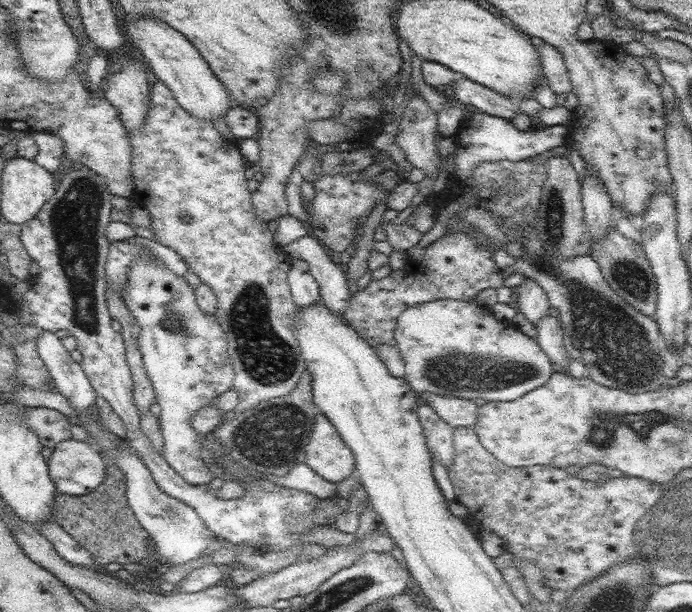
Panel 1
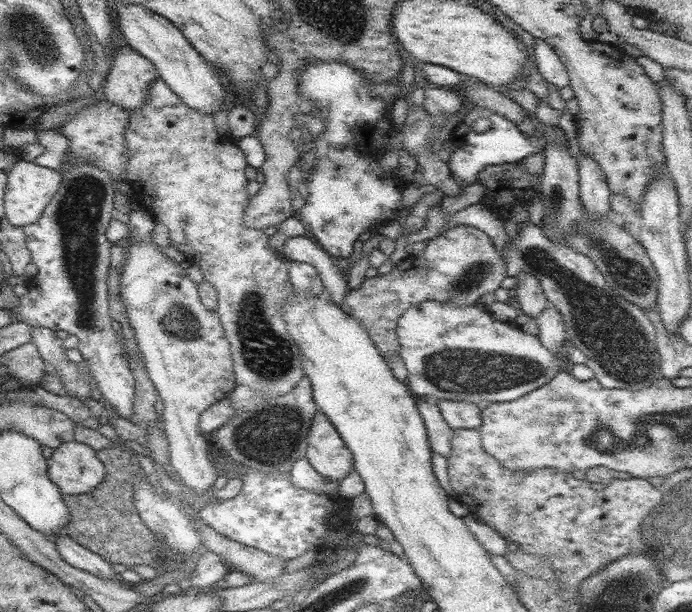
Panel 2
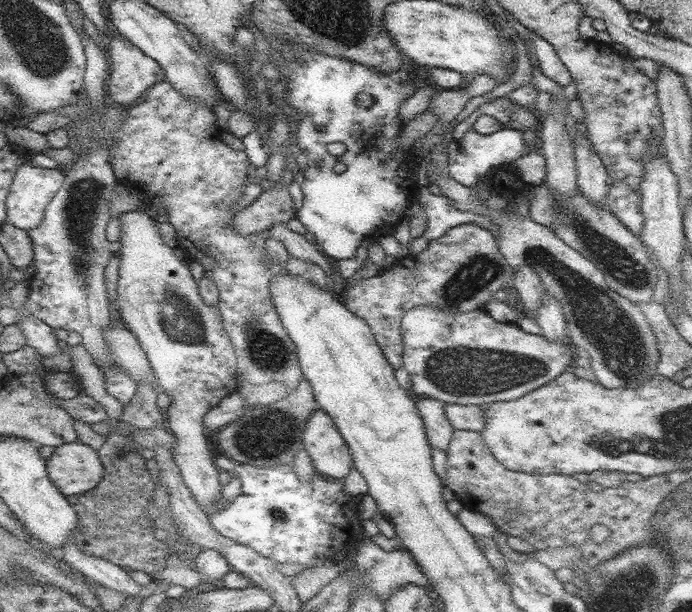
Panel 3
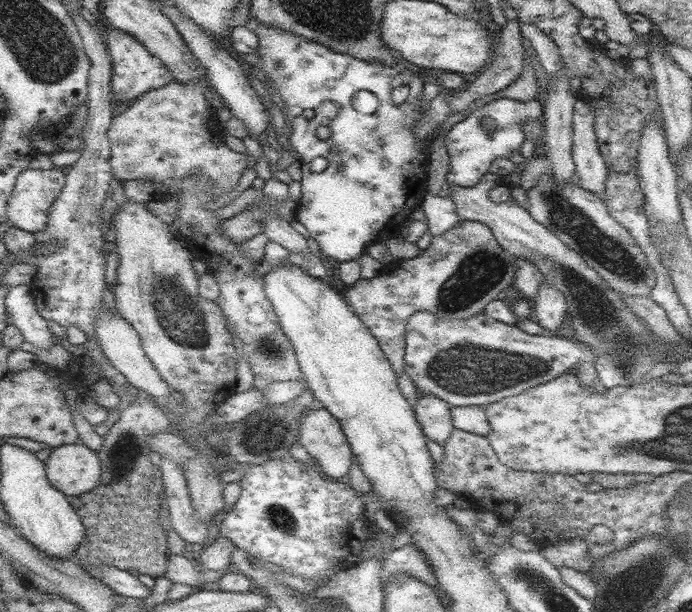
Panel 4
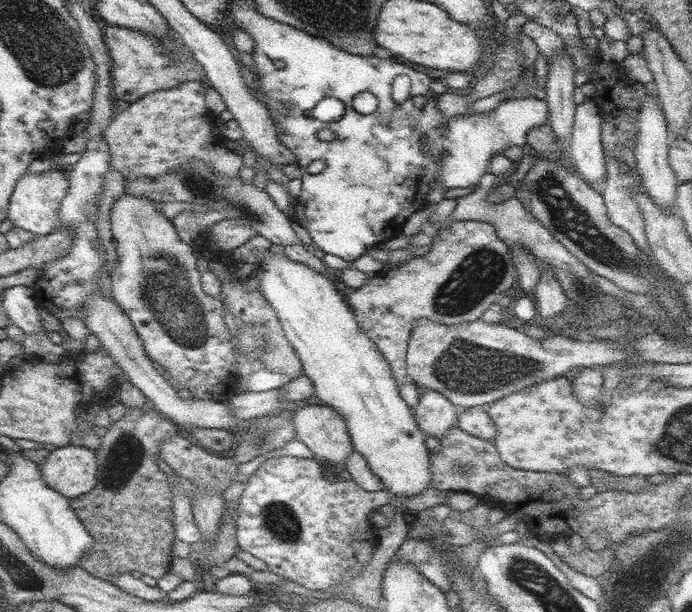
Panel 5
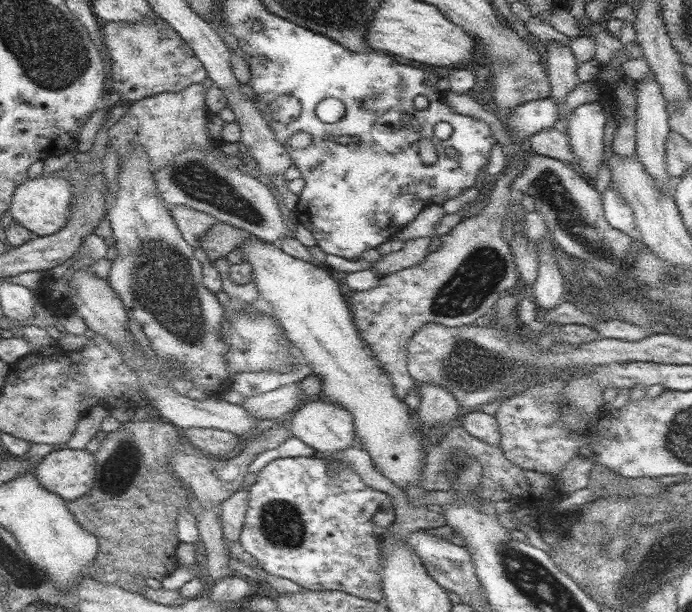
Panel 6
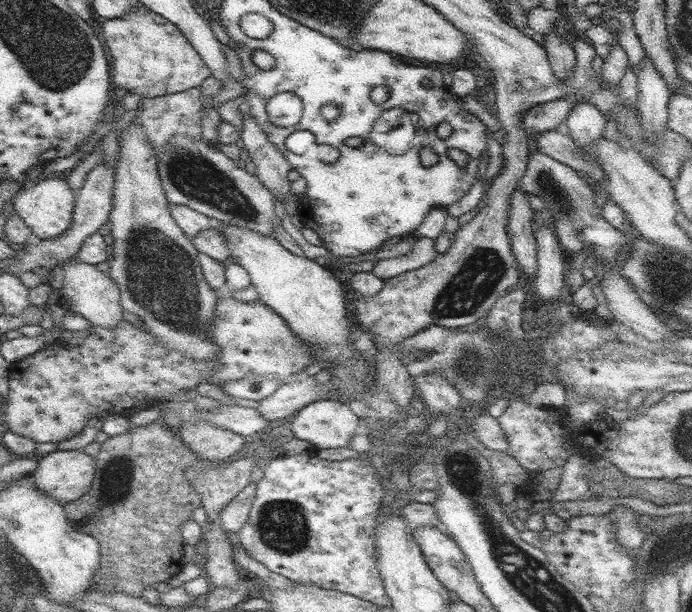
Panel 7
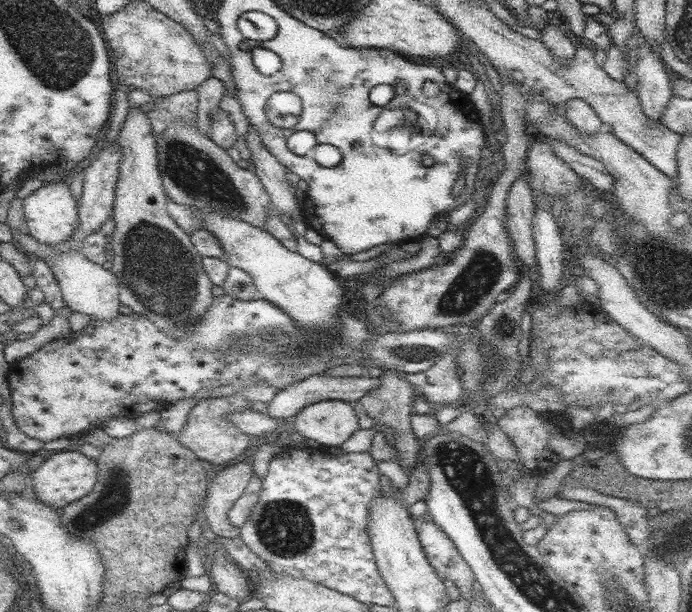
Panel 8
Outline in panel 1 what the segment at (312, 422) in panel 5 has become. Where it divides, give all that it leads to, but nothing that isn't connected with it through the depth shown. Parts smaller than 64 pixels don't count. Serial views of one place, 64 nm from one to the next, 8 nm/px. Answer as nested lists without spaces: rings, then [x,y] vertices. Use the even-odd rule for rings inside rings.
[[[322,412],[316,416],[305,456],[305,464],[332,483],[338,484],[357,473],[352,450]]]

